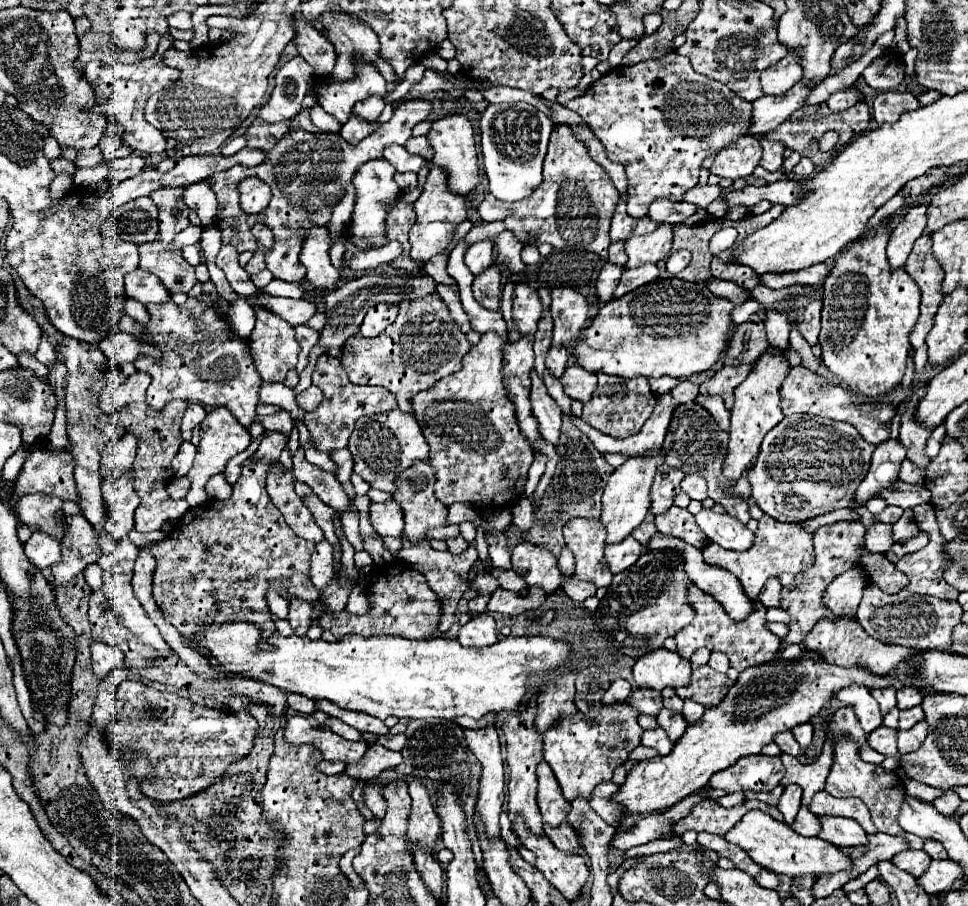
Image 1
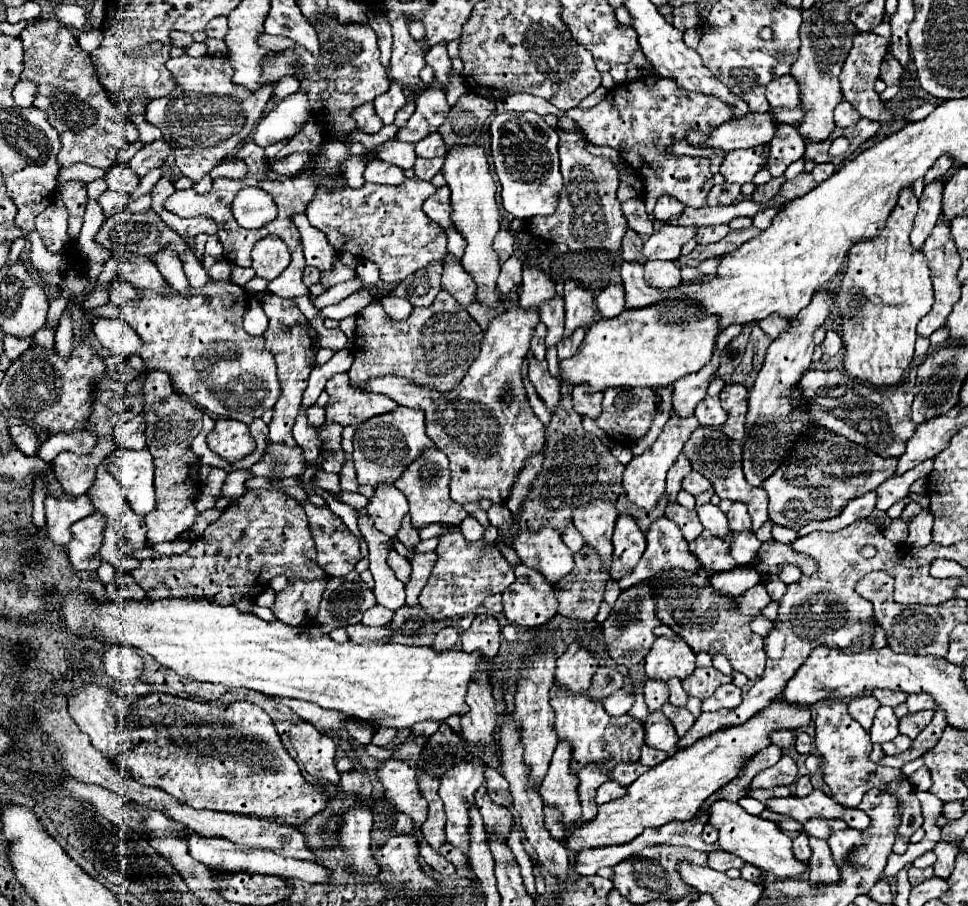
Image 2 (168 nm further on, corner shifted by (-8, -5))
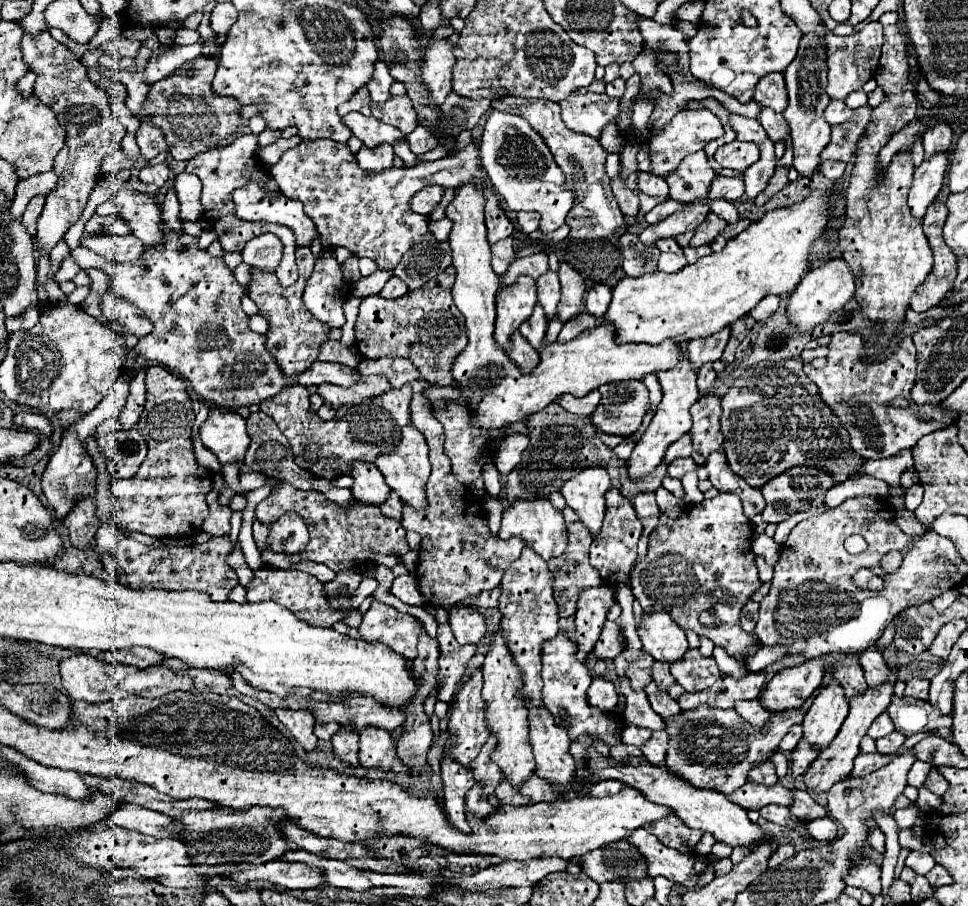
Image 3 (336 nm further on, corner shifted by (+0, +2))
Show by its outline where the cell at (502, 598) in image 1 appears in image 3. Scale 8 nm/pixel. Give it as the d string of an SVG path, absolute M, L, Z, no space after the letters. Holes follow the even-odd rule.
M524 547L520 557L510 563L510 567L506 569L504 577L502 577L502 583L500 583L500 589L502 589L502 595L500 595L500 613L501 629L504 629L504 635L508 639L508 647L518 663L518 667L522 669L522 697L530 703L534 703L536 707L542 705L542 697L540 697L540 691L542 691L542 677L540 677L540 655L542 655L542 643L548 641L550 637L554 637L558 633L558 607L554 603L554 597L552 597L552 573L548 569L548 563L540 557L540 555L534 555L534 549L530 547Z

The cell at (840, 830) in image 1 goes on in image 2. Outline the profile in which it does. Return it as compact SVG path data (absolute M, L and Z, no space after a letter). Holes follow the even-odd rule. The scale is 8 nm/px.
M810 818L810 822L804 824L804 830L808 836L828 840L832 832L836 830L848 830L850 826L844 820L826 820L826 818Z

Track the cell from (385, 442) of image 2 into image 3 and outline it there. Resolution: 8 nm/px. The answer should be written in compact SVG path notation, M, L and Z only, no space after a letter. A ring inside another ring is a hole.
M292 385L282 389L278 395L260 403L260 409L270 415L280 431L286 435L292 445L294 461L304 471L310 471L316 477L332 480L345 472L350 473L348 465L354 461L374 461L382 451L392 451L392 447L400 439L400 429L410 425L410 399L412 387L402 385L400 389L390 389L376 399L364 399L358 405L352 405L350 411L340 419L322 421L312 409L308 401L310 393L302 385Z

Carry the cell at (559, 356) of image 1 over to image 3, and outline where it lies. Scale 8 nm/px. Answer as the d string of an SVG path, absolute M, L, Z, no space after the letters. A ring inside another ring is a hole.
M580 313L580 315L576 315L574 319L570 319L570 323L564 323L564 327L562 327L560 335L558 335L558 341L560 341L560 343L566 343L566 341L578 337L582 331L596 327L598 323L600 323L600 321L598 321L594 315L590 315L590 313Z

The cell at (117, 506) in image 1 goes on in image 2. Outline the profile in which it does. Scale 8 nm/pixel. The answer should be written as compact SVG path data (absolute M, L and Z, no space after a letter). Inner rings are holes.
M118 448L110 462L110 474L120 482L132 510L140 520L154 510L154 468L148 450L122 450Z

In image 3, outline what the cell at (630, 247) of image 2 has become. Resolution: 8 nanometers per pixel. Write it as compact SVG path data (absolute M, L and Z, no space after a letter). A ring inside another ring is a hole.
M622 235L620 239L622 245L622 267L624 273L630 277L642 277L648 273L658 271L658 257L660 249L656 245L644 245L636 235Z

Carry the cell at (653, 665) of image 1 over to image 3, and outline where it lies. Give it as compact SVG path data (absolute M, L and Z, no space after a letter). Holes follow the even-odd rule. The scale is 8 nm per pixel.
M666 611L644 613L638 625L638 635L642 651L650 653L656 661L674 663L674 659L682 659L688 649L684 631Z

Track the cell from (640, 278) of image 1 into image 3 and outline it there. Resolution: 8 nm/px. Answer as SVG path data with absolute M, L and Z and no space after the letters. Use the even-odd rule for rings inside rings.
M662 253L658 259L658 269L664 273L678 273L682 267L686 267L688 261L684 255L676 255L676 253Z

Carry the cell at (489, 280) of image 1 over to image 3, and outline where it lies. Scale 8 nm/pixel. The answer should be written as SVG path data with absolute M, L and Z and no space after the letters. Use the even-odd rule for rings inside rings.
M506 237L506 239L500 239L498 243L492 245L492 267L494 267L496 275L504 275L508 265L514 261L512 243L514 243L514 239Z

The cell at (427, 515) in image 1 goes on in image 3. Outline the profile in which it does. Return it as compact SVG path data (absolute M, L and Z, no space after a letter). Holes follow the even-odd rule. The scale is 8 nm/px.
M412 425L402 427L402 439L394 447L394 451L388 455L378 455L374 463L380 469L380 473L384 475L388 487L392 491L396 491L404 503L408 503L416 509L426 507L426 479L430 475L430 461L428 461L426 439L416 427L412 427Z

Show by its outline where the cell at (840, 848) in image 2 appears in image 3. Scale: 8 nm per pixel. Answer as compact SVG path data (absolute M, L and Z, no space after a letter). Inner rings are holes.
M820 817L806 823L806 831L812 839L818 839L818 841L836 839L836 823L830 817Z

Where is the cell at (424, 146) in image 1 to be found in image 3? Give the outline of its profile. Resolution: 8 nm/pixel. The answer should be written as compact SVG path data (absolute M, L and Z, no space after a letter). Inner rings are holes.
M418 125L410 135L406 135L406 141L408 141L410 149L412 149L416 155L422 155L422 153L426 153L426 151L432 151L432 149L438 145L436 139L434 139L422 125Z

